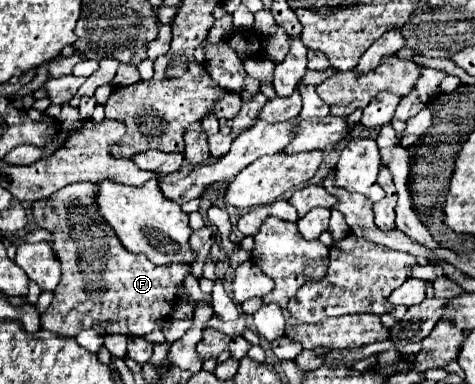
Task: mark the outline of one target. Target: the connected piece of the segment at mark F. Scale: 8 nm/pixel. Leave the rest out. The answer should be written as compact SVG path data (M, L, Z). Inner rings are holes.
M76 182L50 196L52 208L44 200L32 206L36 224L54 234L52 248L62 264L62 280L50 308L40 316L40 326L62 336L76 336L84 328L94 328L102 336L146 336L158 320L170 316L176 286L190 274L190 268L184 264L156 266L146 256L126 252L112 228L96 216L92 192L96 192L92 182Z

